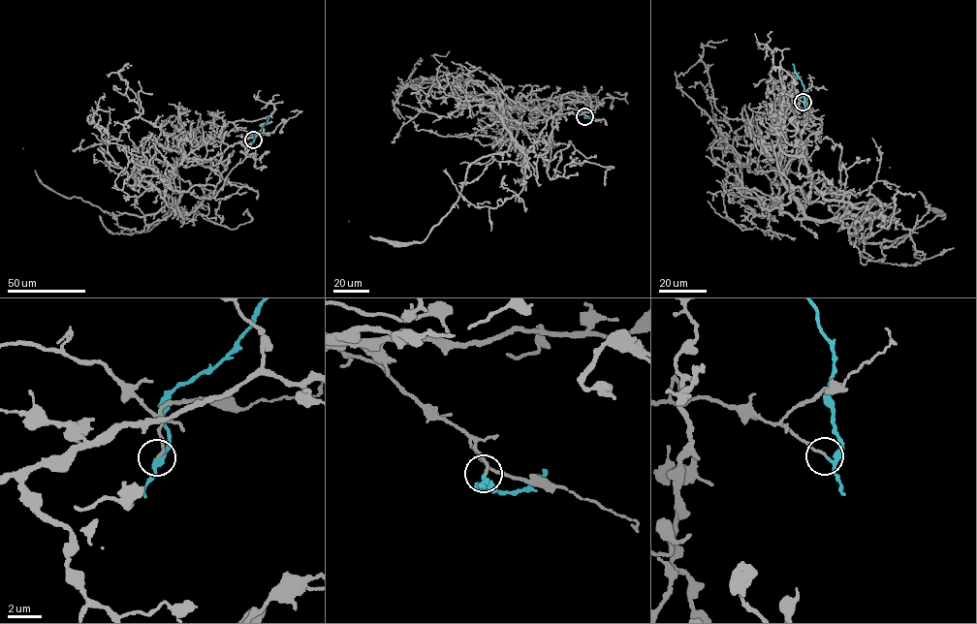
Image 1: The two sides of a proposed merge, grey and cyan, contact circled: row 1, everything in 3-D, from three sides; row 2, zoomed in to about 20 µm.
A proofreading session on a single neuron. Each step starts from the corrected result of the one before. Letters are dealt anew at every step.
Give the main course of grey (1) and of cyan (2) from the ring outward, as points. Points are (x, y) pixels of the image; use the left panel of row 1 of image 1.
1: (253, 140), (242, 130), (204, 141), (175, 169), (168, 204), (142, 216), (112, 215), (48, 189), (23, 148)
2: (253, 140), (268, 116)

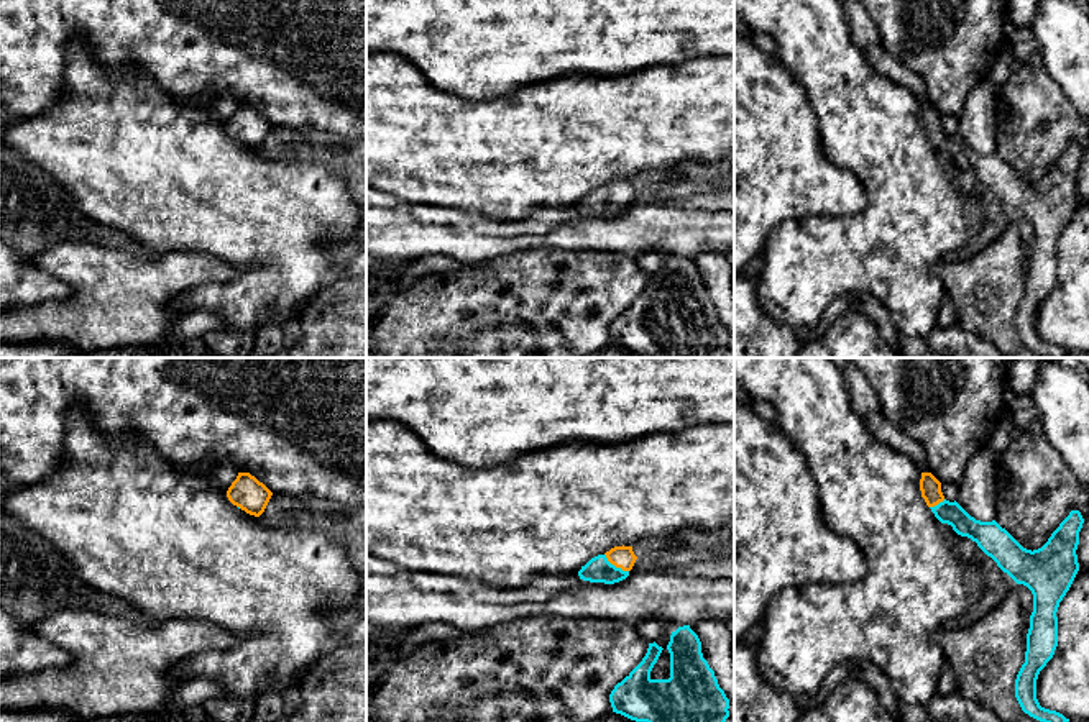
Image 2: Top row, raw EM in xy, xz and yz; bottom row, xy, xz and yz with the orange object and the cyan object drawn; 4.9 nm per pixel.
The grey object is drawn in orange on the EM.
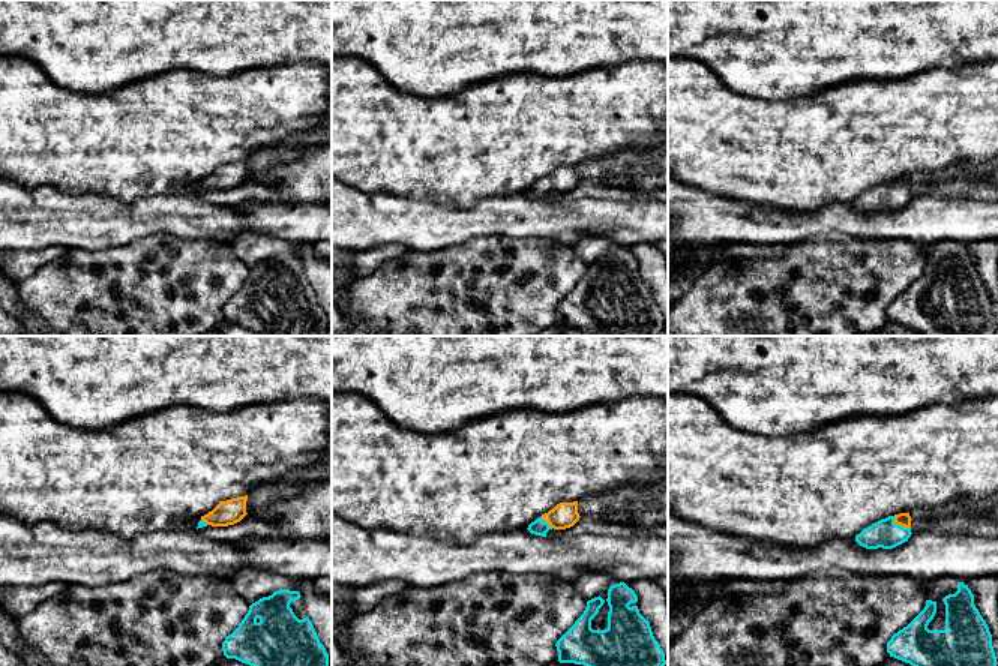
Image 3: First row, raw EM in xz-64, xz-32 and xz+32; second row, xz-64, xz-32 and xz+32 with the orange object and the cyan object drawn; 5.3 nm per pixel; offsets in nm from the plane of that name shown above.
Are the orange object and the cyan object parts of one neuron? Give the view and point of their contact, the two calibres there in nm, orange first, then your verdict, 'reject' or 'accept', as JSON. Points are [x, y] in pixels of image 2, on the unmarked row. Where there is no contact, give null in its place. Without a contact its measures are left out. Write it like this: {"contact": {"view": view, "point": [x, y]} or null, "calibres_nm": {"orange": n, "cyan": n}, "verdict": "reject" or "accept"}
{"contact": {"view": "xz", "point": [615, 197]}, "calibres_nm": {"orange": 110, "cyan": 130}, "verdict": "accept"}

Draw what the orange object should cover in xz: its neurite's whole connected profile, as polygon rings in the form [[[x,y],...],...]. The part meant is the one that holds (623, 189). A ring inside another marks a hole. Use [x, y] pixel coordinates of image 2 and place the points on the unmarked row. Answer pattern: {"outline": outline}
{"outline": [[[614,179],[604,187],[591,190],[578,203],[580,212],[590,215],[604,215],[614,217],[629,208],[637,189],[632,184],[632,179]]]}

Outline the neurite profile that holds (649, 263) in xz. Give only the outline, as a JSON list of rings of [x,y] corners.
[[[641,253],[636,256],[636,261],[647,276],[654,276],[662,267],[665,258],[667,254],[662,253]]]

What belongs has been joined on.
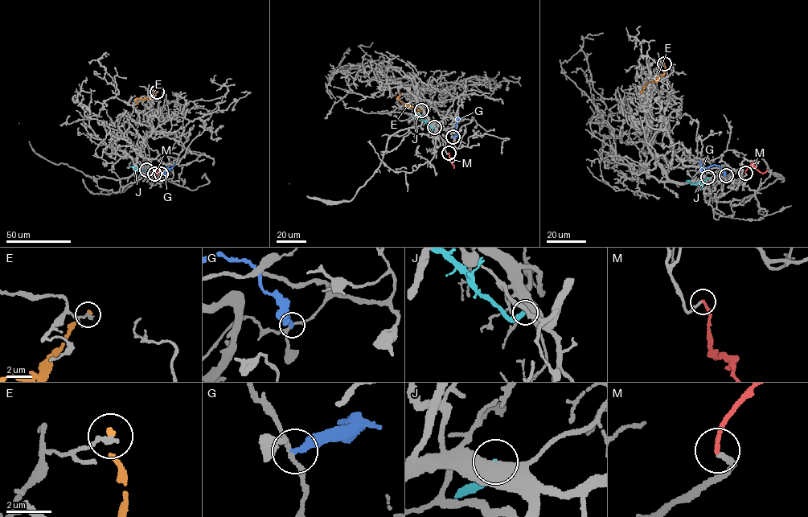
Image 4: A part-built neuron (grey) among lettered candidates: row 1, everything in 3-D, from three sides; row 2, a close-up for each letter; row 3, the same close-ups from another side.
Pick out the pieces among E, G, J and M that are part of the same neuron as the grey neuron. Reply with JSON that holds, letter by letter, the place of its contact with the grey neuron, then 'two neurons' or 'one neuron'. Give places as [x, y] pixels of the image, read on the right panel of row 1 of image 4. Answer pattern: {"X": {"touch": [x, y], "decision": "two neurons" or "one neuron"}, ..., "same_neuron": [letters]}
{"E": {"touch": [664, 63], "decision": "two neurons"}, "G": {"touch": [726, 175], "decision": "two neurons"}, "J": {"touch": [707, 177], "decision": "two neurons"}, "M": {"touch": [745, 173], "decision": "one neuron"}, "same_neuron": ["M"]}

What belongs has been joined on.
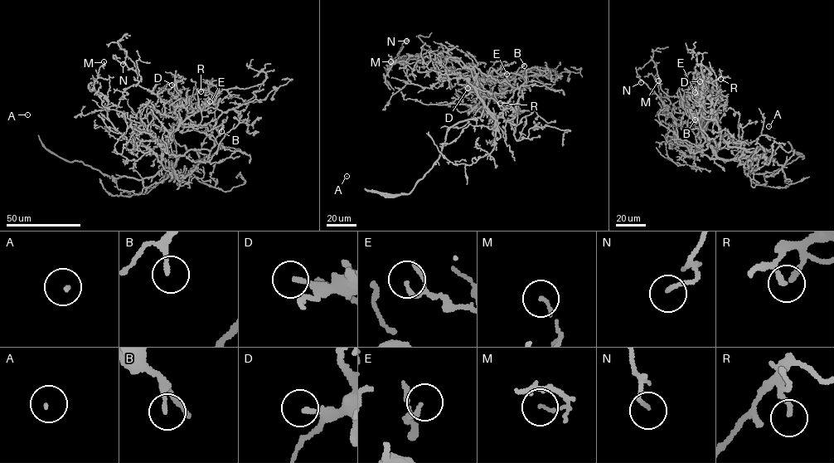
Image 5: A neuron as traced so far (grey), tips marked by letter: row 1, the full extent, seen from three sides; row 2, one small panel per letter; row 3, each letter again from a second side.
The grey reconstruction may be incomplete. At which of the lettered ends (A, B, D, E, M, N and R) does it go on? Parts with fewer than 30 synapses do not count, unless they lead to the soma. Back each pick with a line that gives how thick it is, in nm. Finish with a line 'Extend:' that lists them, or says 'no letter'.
A: Thickness 60 nm
D: Thickness 170 nm
Extend: A, D

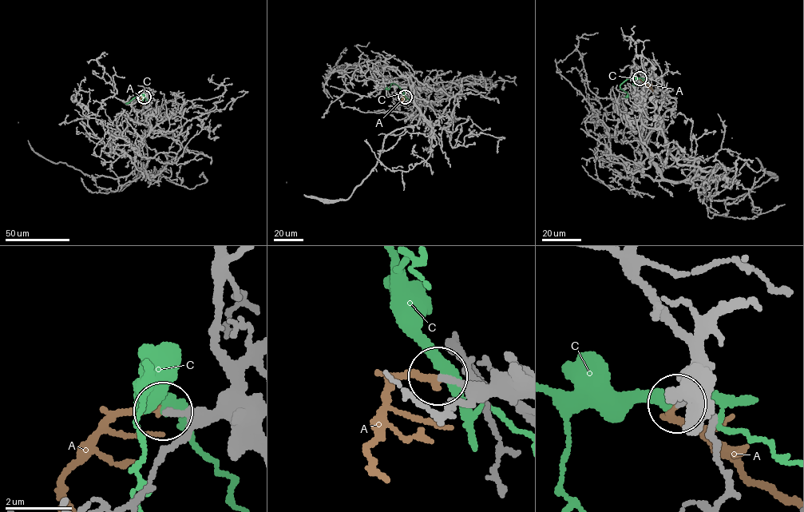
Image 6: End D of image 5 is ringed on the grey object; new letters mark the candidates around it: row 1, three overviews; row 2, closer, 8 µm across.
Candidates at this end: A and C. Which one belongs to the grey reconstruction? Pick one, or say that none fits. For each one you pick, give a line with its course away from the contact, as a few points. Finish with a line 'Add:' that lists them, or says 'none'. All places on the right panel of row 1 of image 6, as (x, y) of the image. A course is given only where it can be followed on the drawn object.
A: course (639, 78), (653, 91)
Add: A

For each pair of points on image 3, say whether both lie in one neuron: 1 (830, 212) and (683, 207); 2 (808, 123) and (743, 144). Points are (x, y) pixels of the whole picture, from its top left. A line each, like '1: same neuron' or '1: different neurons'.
1: same neuron
2: same neuron

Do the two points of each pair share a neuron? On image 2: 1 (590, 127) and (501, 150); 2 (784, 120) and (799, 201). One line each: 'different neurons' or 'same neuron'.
1: same neuron
2: same neuron

